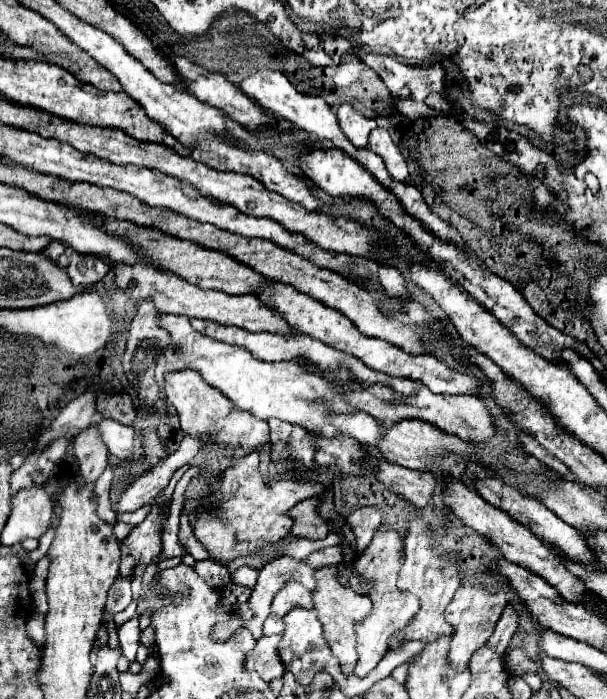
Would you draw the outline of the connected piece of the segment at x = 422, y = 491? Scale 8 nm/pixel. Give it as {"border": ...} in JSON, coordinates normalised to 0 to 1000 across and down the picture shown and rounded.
{"border":[[[626,661],[623,687],[629,687],[646,704],[669,710],[685,727],[702,727],[712,718],[718,684],[708,675],[672,672],[656,664]]]}

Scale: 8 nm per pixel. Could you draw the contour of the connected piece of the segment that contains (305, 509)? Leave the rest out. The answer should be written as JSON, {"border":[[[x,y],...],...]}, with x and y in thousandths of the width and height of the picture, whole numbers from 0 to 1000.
{"border":[[[514,710],[514,712],[488,721],[488,724],[478,730],[478,738],[484,741],[481,764],[501,767],[501,770],[511,770],[511,773],[537,770],[544,753],[540,753],[540,747],[524,735],[524,724],[527,724],[527,710]]]}

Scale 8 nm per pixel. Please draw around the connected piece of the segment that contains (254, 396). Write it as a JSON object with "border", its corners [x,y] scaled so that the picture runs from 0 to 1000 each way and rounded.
{"border":[[[273,449],[264,455],[264,464],[283,481],[283,495],[273,501],[267,512],[260,512],[254,532],[254,546],[260,549],[264,561],[270,558],[270,538],[277,532],[316,526],[326,529],[343,549],[359,555],[386,578],[389,587],[405,587],[425,601],[442,598],[471,601],[478,607],[504,612],[511,621],[527,627],[560,624],[560,615],[554,615],[554,609],[547,607],[544,592],[583,589],[583,584],[567,572],[570,567],[560,555],[540,549],[530,538],[501,529],[494,521],[484,518],[445,521],[422,515],[405,498],[369,492],[323,475],[306,452]]]}

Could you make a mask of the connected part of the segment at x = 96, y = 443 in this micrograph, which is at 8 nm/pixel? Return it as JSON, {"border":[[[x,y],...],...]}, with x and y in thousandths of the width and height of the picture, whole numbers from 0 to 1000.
{"border":[[[148,607],[145,612],[132,615],[129,624],[119,629],[122,652],[129,657],[132,678],[142,690],[158,690],[158,681],[165,681],[178,661],[178,641],[165,629],[161,607]]]}

